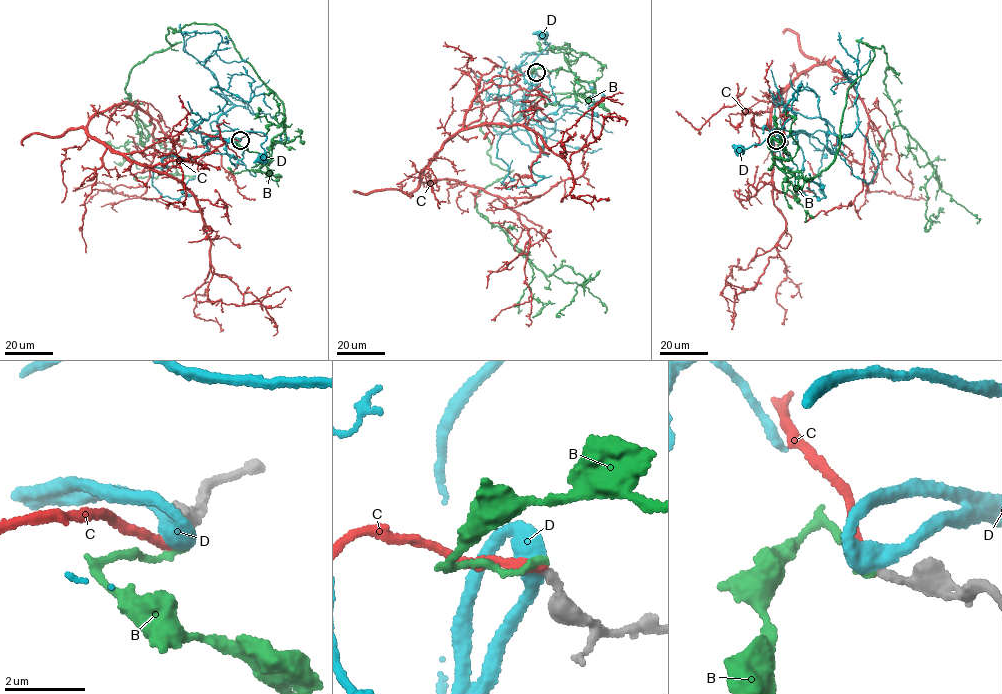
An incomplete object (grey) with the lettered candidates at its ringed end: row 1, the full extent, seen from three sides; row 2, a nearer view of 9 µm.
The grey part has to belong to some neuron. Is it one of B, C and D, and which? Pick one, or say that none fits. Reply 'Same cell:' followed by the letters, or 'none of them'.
Same cell: C

